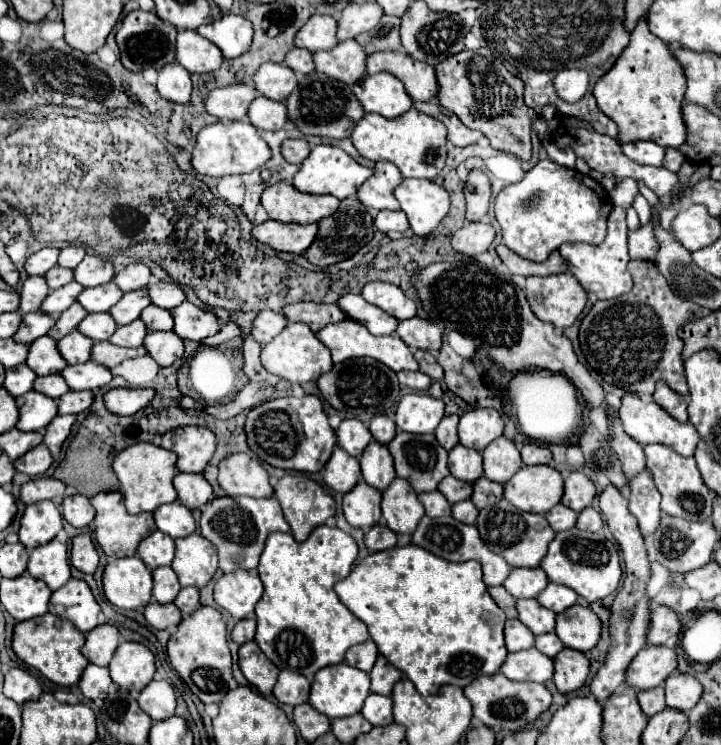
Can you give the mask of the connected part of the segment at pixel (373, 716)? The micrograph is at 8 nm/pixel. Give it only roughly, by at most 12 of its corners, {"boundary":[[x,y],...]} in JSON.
{"boundary":[[370,693],[362,711],[372,725],[390,725],[392,699]]}

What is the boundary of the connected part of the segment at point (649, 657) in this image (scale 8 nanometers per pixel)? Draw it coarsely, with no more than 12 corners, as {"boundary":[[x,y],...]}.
{"boundary":[[646,645],[628,665],[626,685],[648,691],[676,669],[674,649]]}

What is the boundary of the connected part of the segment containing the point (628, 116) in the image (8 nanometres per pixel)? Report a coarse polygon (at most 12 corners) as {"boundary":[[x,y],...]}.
{"boundary":[[646,17],[594,85],[616,141],[686,141],[684,71]]}

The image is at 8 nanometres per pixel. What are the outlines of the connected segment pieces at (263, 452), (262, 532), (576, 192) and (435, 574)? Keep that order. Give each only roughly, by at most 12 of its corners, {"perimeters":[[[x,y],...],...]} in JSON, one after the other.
{"perimeters":[[[282,397],[246,417],[248,447],[316,473],[336,445],[322,401]],[[218,497],[202,535],[224,573],[258,567],[272,531],[290,531],[274,497]],[[550,159],[494,201],[504,245],[536,263],[604,241],[610,197]],[[372,553],[334,585],[420,695],[504,663],[476,561]]]}

